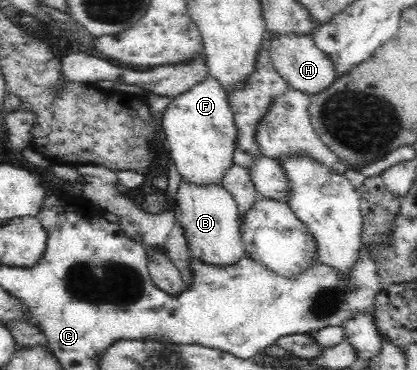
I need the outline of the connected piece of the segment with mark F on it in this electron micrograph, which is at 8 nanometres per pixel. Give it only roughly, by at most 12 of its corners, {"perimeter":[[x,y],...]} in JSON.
{"perimeter":[[215,76],[160,125],[181,178],[221,185],[237,129]]}

